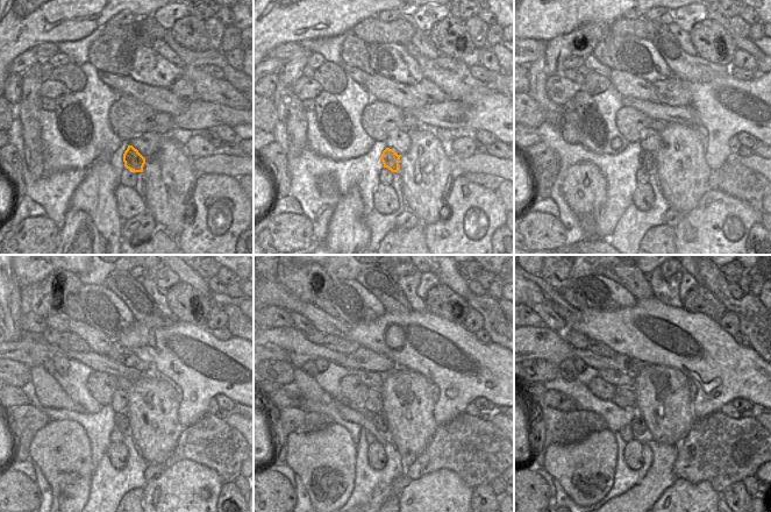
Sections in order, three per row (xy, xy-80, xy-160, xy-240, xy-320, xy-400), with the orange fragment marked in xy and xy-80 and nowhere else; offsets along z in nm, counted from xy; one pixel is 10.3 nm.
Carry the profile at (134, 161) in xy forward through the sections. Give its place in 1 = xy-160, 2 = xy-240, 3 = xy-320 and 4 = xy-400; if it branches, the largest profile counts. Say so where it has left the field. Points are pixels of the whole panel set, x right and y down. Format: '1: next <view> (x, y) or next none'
1: next xy-160 (647, 160)
2: next xy-240 (121, 419)
3: next xy-320 (379, 420)
4: next xy-400 (639, 427)

